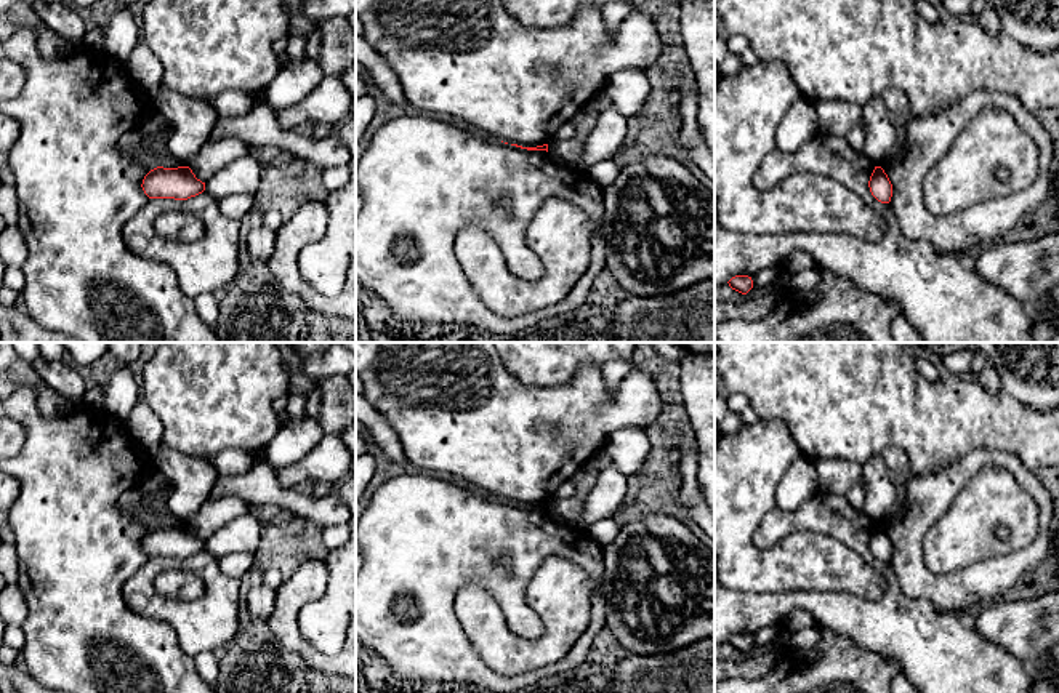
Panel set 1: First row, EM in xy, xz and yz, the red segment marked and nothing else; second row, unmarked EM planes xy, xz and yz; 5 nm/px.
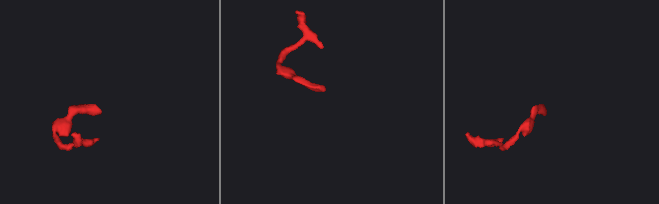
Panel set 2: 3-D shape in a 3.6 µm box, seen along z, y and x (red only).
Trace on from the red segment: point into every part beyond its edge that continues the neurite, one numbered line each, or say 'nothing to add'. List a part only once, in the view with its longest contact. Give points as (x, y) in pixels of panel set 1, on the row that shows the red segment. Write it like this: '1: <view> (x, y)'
nothing to add

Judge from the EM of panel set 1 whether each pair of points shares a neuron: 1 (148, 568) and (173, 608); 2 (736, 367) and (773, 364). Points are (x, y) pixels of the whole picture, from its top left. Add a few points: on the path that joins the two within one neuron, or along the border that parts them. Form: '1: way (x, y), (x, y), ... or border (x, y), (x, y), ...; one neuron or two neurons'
1: way (148, 580), (148, 591), (162, 605); one neuron
2: way (745, 365), (763, 364); one neuron

